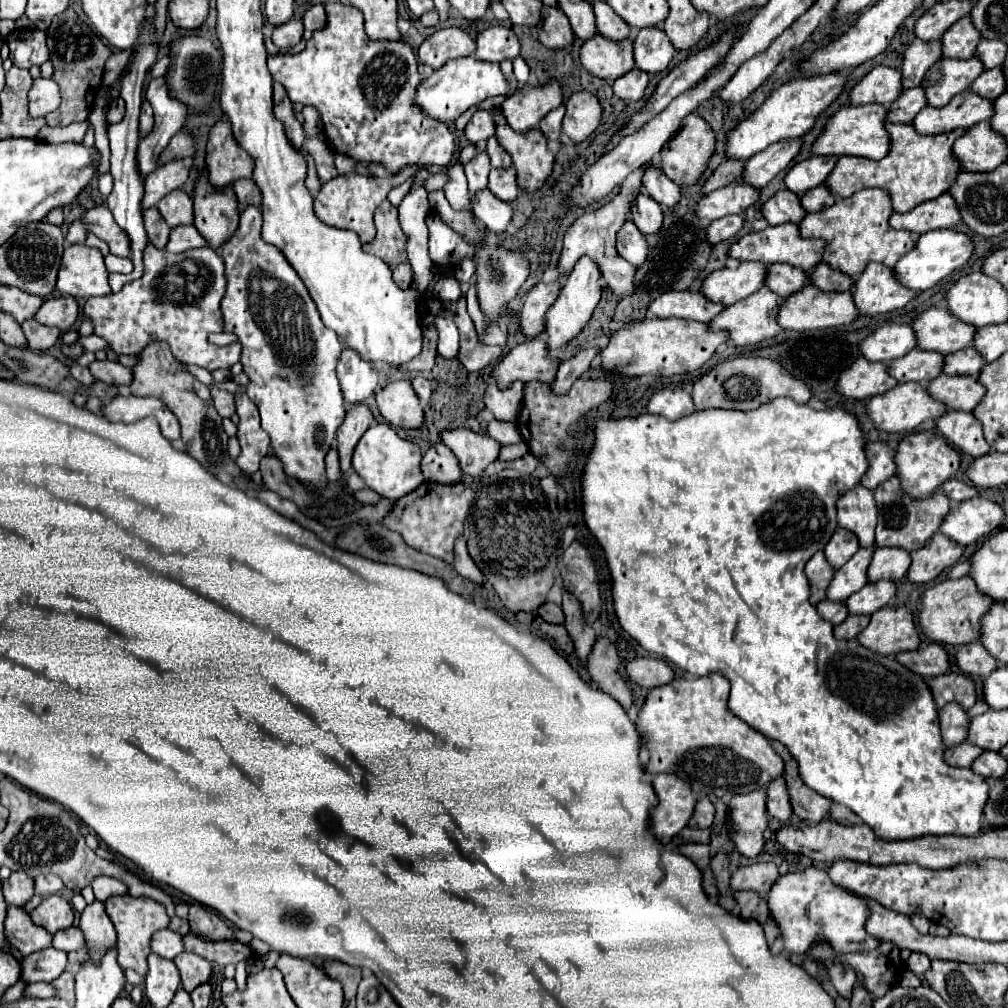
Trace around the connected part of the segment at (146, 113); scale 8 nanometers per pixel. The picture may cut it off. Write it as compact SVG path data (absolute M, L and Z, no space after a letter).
M144 100L142 102L142 114L140 114L140 136L148 136L154 128L154 118L152 118L152 108L150 104Z

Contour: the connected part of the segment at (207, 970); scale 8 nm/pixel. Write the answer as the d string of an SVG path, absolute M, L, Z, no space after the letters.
M182 952L180 956L176 956L174 964L180 970L182 988L186 992L192 992L198 984L208 982L208 978L212 974L212 964L192 952Z

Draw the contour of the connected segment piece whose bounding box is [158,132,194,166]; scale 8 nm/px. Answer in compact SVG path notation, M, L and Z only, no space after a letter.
M178 132L170 144L164 148L164 152L160 154L158 158L158 164L166 164L166 162L172 162L172 160L180 160L180 158L186 158L186 156L192 156L194 154L194 142L190 138L190 134L186 132Z

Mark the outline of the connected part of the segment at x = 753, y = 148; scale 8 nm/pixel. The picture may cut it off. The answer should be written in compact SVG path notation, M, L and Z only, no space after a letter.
M824 74L824 76L812 76L812 78L798 78L782 84L764 100L764 104L758 110L754 110L748 118L740 120L732 130L728 130L726 158L748 160L754 154L762 152L764 148L780 140L800 138L804 132L812 128L816 116L824 112L830 106L830 102L836 100L836 96L842 92L844 82L846 82L844 74Z

